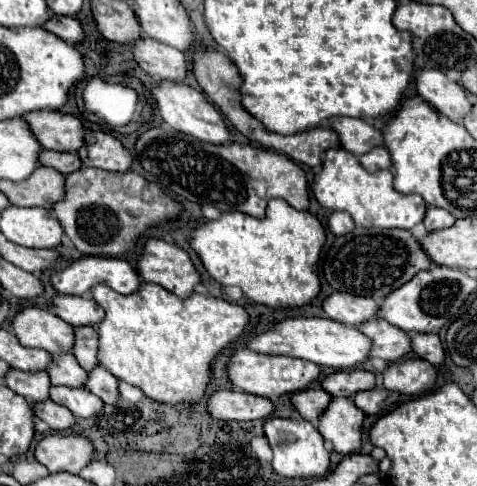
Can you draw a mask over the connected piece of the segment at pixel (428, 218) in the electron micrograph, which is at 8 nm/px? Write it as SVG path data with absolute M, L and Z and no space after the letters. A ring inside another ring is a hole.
M428 207L422 223L424 223L426 231L436 231L436 229L452 227L454 221L456 221L456 219L454 219L448 211L444 211L444 209L440 209L440 207Z

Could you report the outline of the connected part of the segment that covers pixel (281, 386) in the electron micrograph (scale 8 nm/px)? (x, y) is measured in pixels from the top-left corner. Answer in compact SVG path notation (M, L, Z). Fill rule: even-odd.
M240 349L234 351L234 355L230 357L228 365L228 379L234 387L238 387L244 393L252 393L258 397L280 397L284 393L296 393L302 391L306 387L310 387L312 381L318 379L320 369L314 363L296 359L296 357L274 357L274 355L262 355L250 349Z

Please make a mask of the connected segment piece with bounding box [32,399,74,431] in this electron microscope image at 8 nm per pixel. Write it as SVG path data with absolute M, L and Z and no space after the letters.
M50 399L44 403L32 403L32 409L42 421L46 421L56 431L68 429L74 425L74 415L68 409L60 407L58 403L52 403Z

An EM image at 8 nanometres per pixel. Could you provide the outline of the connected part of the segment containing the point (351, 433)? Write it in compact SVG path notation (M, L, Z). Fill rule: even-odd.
M336 399L326 407L318 419L318 431L324 439L330 439L334 451L348 455L360 449L364 413L354 407L352 399Z

